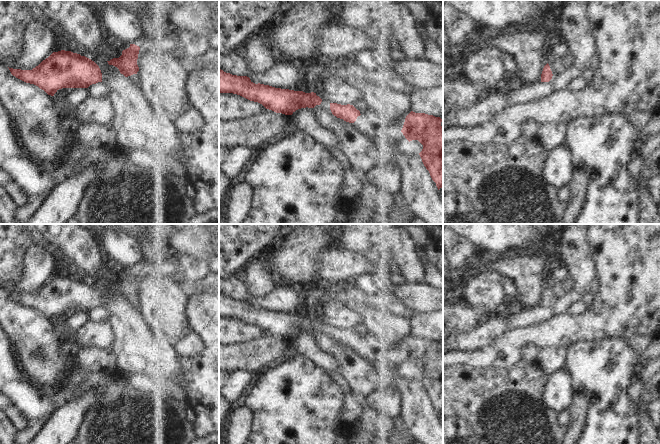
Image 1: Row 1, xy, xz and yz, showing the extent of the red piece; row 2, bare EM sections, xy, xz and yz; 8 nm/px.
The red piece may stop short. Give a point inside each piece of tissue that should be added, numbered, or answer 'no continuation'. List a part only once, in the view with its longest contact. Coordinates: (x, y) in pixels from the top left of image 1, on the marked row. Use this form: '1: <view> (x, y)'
no continuation

